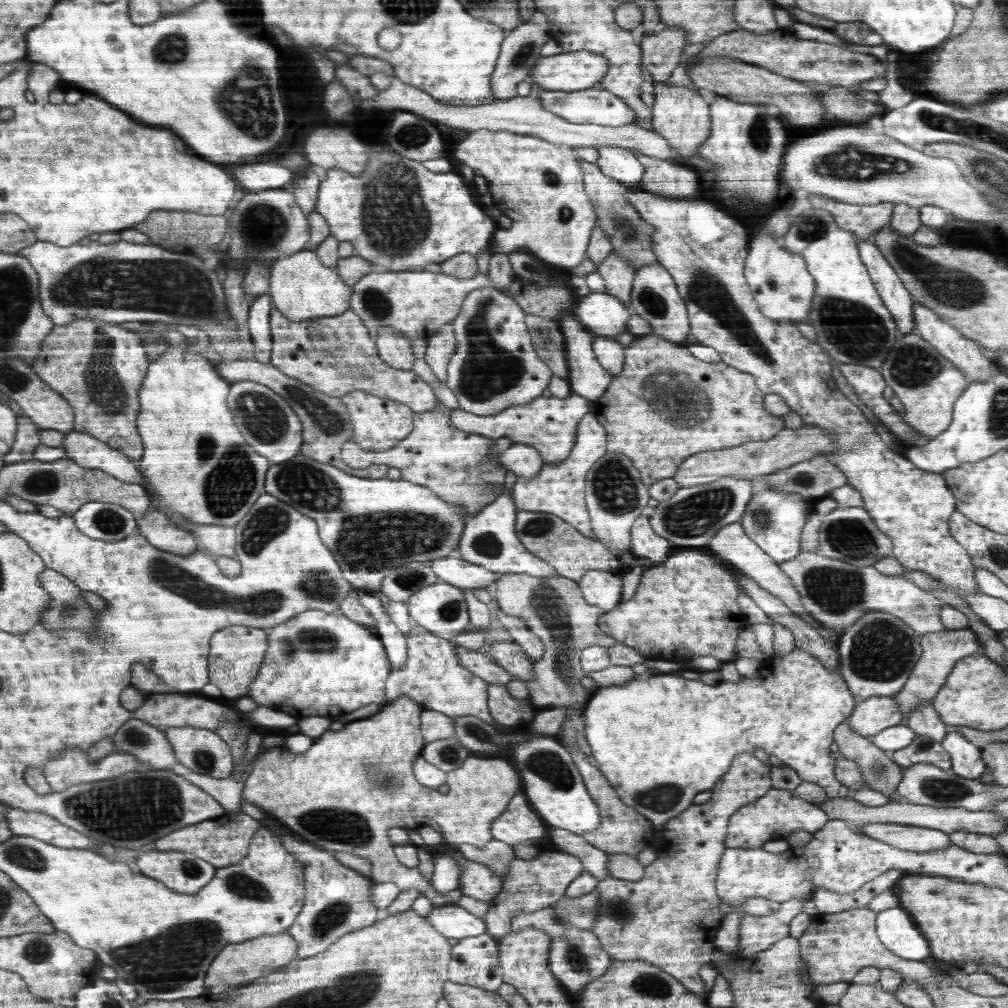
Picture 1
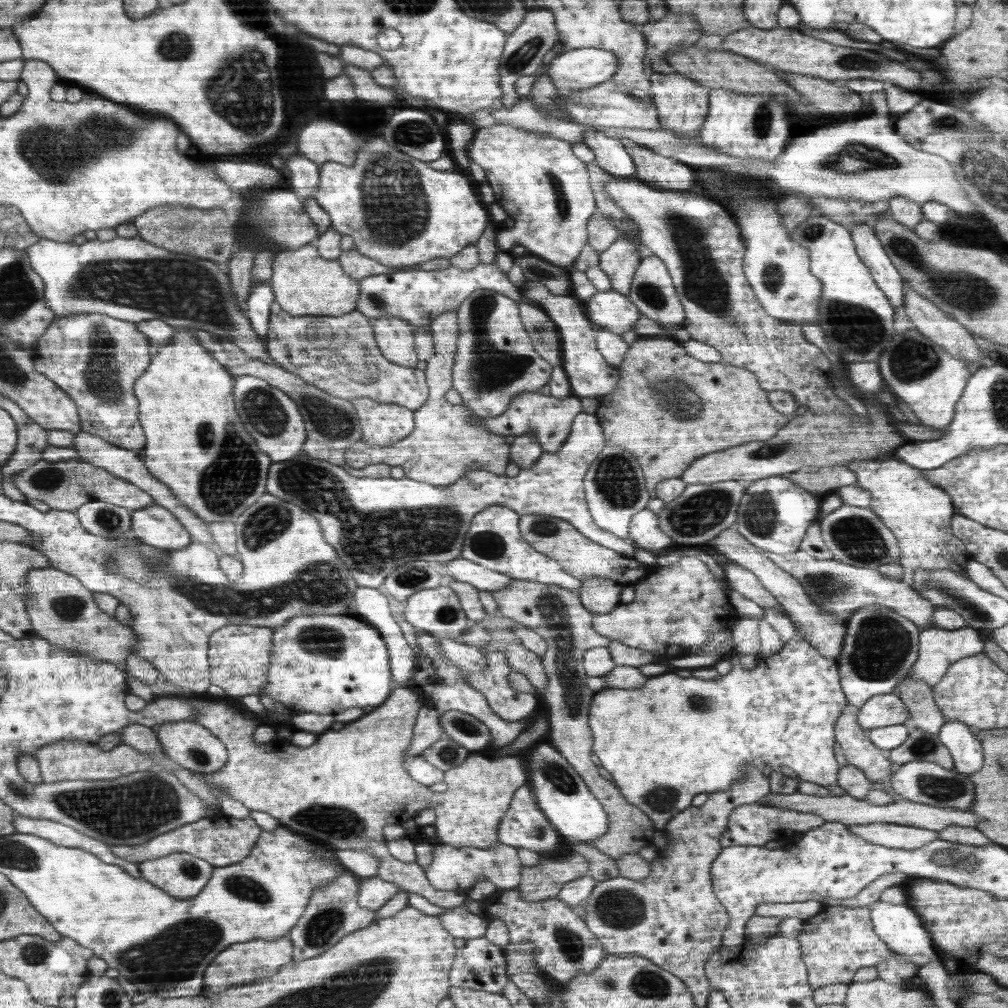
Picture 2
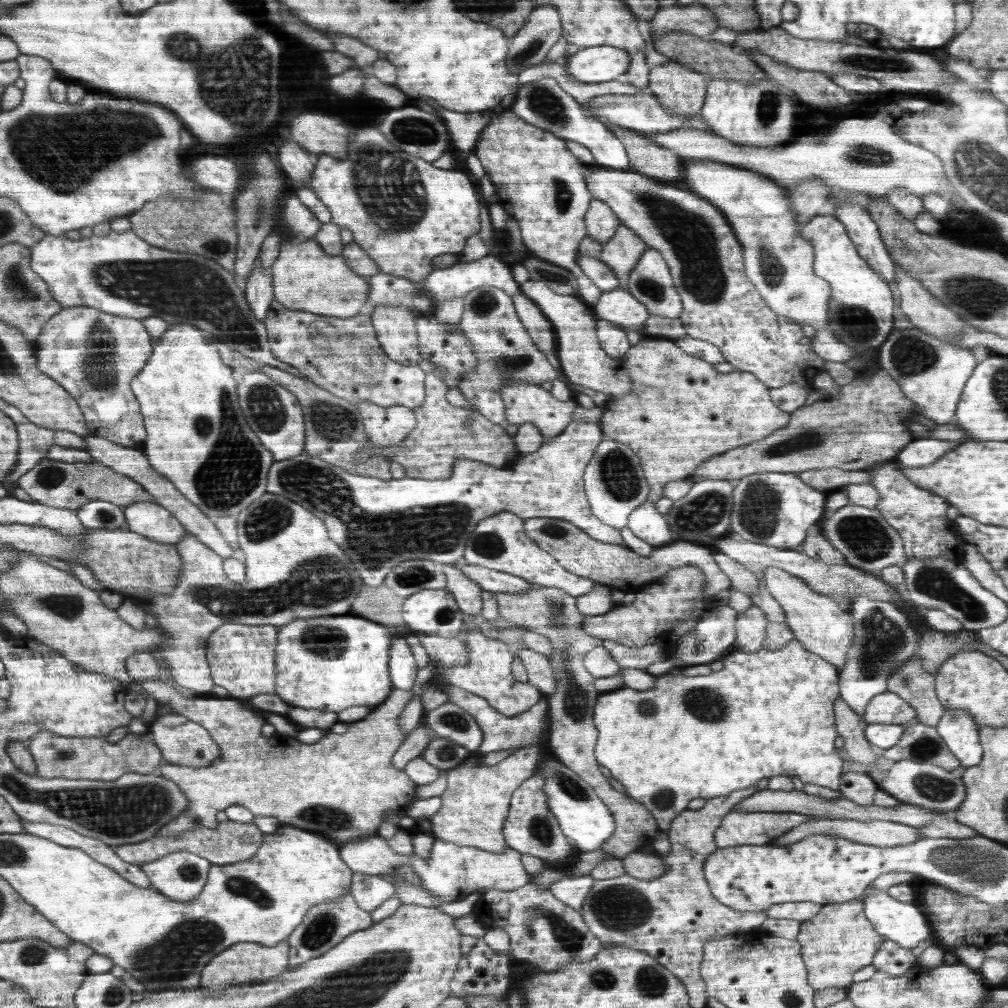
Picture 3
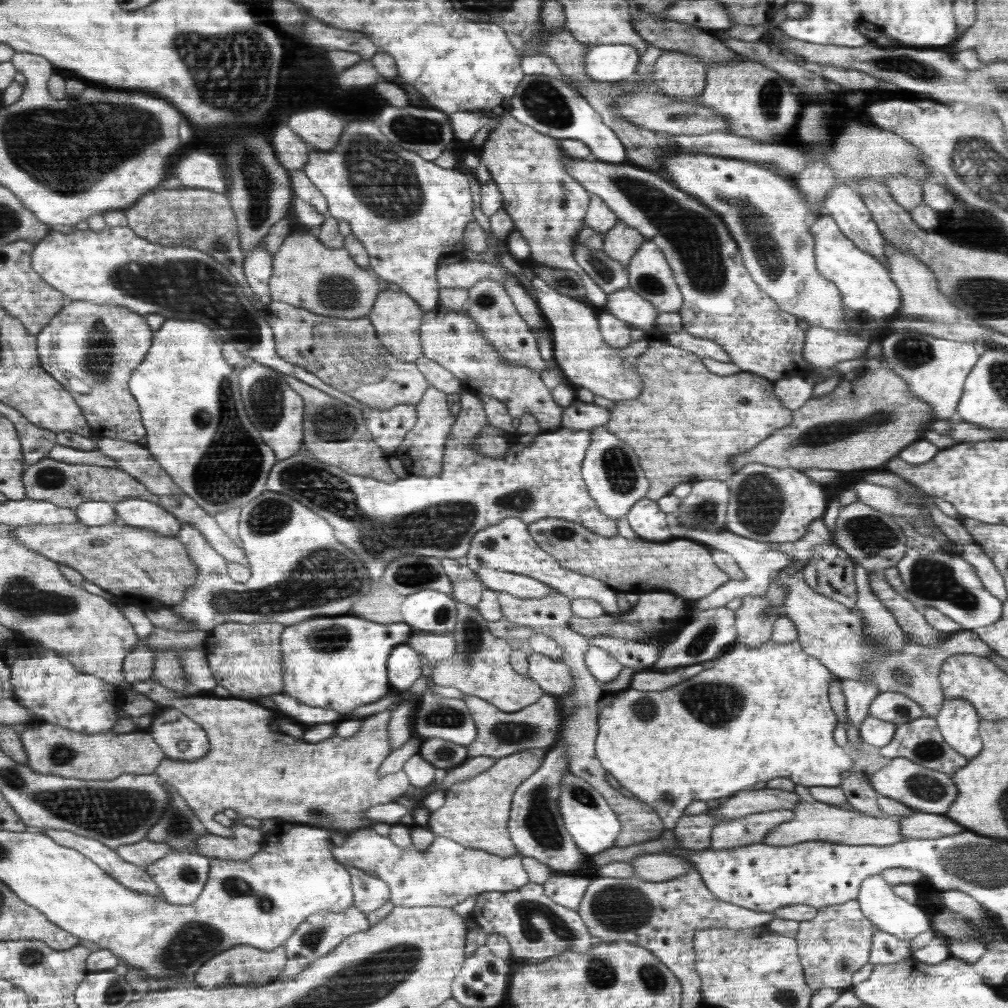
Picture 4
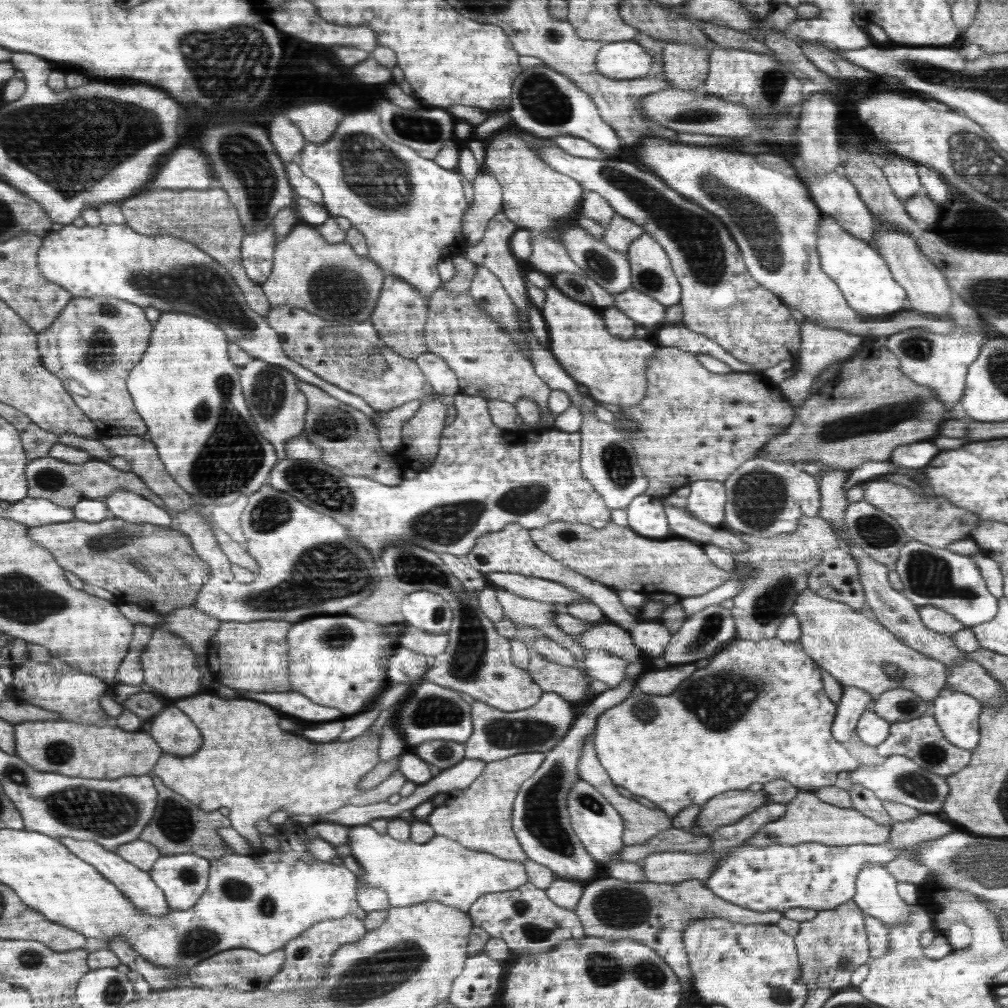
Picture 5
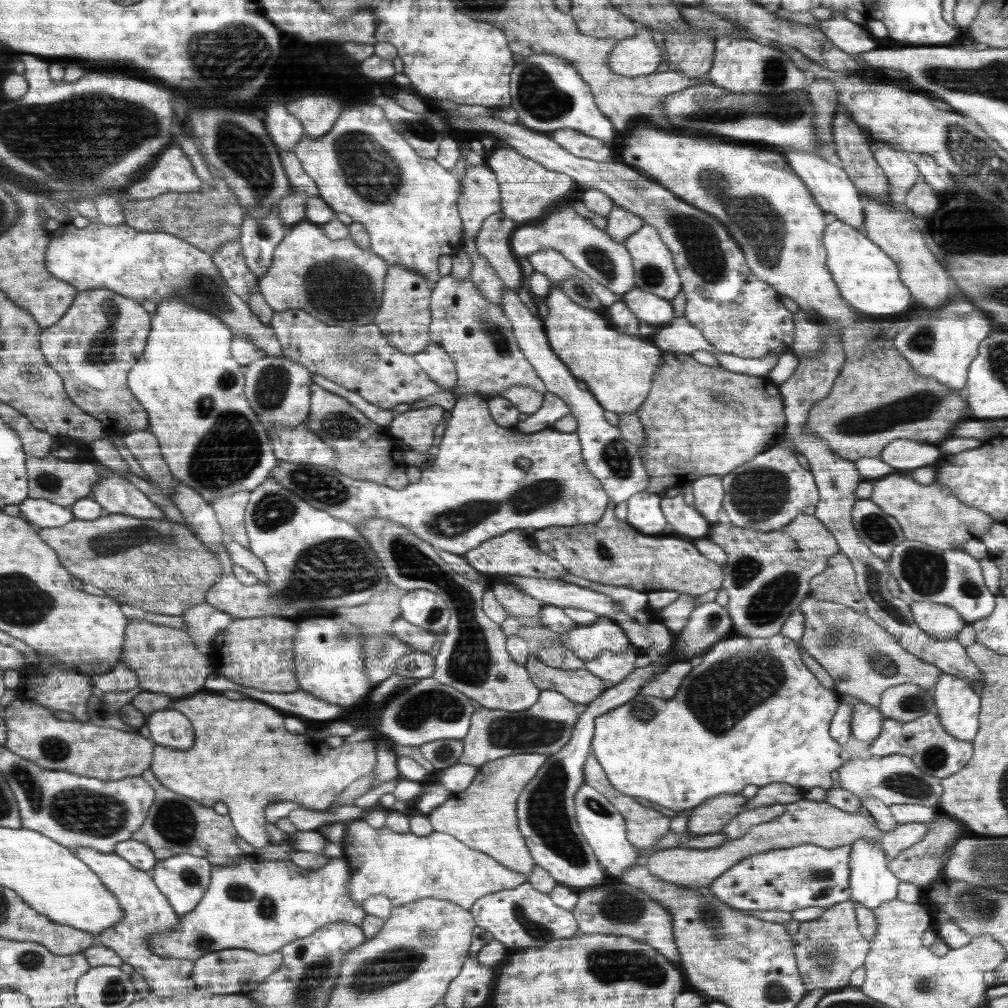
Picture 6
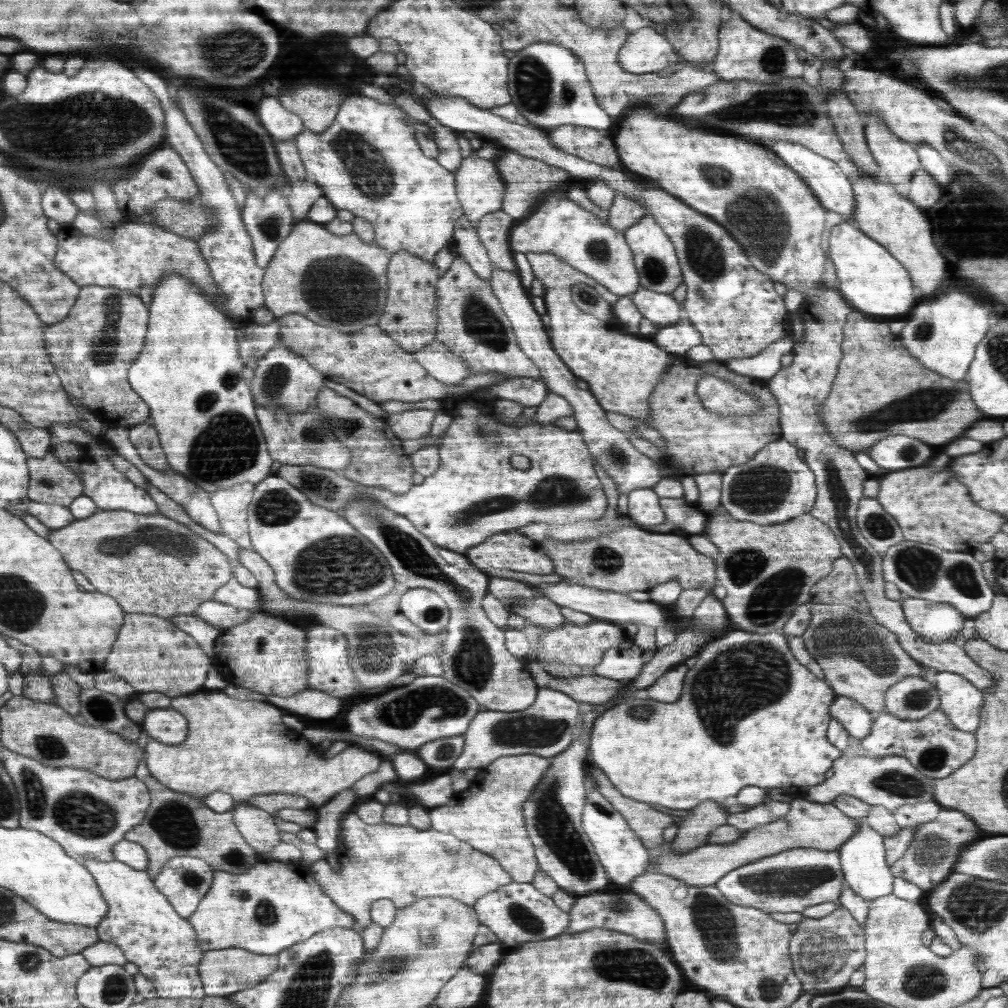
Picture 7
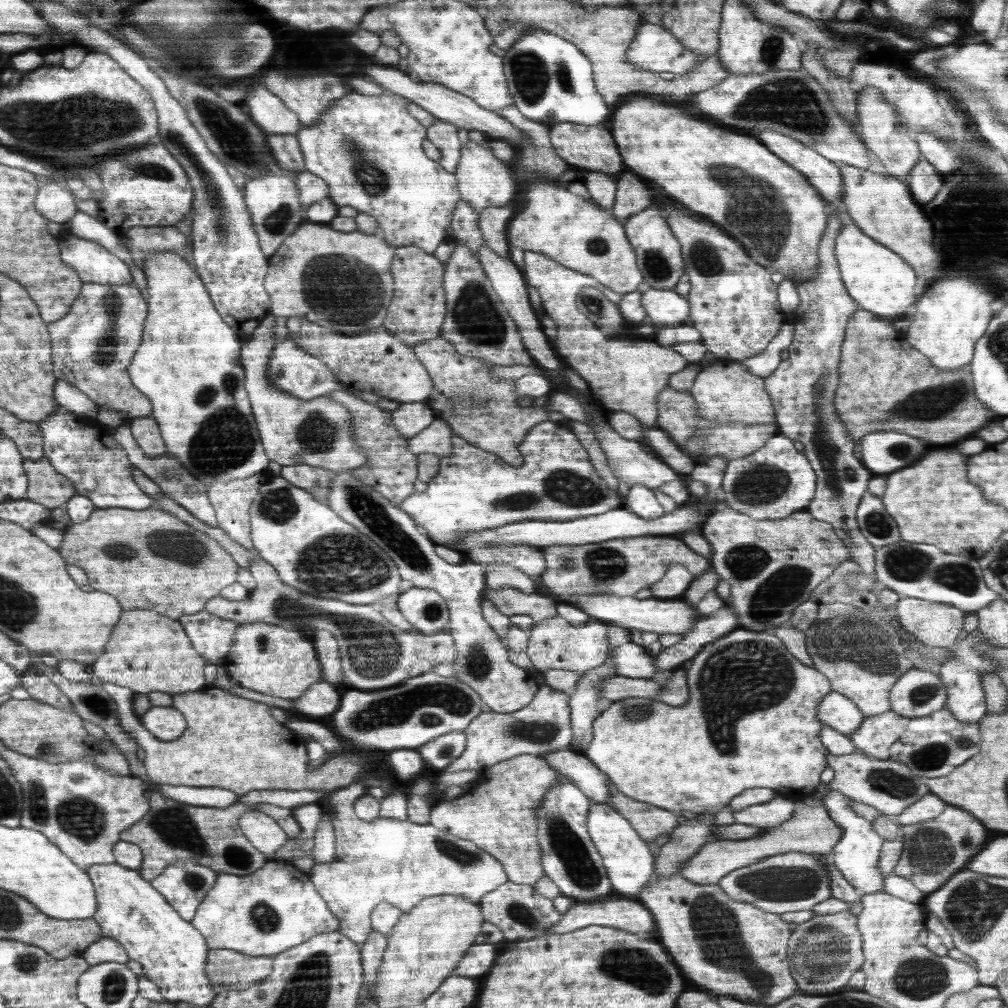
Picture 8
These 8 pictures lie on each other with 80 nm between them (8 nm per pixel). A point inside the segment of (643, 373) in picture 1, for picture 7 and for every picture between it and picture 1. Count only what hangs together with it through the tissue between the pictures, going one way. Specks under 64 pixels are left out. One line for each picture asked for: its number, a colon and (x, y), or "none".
2: (668, 409)
3: (680, 412)
4: (687, 424)
5: (693, 424)
6: (697, 420)
7: (696, 440)

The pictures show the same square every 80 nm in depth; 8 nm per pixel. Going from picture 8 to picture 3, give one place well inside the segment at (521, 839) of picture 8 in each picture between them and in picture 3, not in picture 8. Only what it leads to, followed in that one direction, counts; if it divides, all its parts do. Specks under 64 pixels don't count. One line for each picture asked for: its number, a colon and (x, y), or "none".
3: (477, 801)
4: (476, 812)
5: (480, 817)
6: (484, 817)
7: (489, 816)

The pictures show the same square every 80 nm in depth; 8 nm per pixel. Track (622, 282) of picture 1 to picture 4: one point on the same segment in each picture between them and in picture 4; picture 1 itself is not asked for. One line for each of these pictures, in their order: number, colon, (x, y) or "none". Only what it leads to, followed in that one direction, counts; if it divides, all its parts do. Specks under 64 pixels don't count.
2: (619, 261)
3: (622, 250)
4: (621, 242)

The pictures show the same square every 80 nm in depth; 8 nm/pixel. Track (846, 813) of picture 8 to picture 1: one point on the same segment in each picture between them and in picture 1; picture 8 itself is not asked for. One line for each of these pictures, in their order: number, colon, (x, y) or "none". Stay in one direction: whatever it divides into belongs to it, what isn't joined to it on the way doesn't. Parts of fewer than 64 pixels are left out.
1: (894, 927)
2: (898, 926)
3: (903, 923)
4: (877, 901)
5: (876, 895)
6: (872, 883)
7: (863, 858)

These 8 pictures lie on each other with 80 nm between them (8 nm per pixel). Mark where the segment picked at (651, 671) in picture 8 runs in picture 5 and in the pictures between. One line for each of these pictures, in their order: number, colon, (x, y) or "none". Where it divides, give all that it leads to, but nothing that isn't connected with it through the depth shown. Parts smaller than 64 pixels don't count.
5: (599, 664)
6: (615, 666)
7: (623, 661)

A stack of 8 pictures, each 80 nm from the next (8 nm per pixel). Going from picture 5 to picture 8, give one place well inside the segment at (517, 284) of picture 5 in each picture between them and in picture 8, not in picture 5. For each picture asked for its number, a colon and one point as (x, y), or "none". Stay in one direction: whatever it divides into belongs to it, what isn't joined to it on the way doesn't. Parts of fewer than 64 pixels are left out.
6: (494, 240)
7: (494, 230)
8: (494, 221)

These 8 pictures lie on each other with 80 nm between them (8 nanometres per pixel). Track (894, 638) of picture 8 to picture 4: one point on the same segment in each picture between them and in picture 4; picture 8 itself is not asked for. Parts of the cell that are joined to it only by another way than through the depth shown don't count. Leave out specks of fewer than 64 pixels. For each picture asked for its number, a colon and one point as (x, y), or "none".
4: (833, 633)
5: (849, 644)
6: (863, 659)
7: (861, 659)

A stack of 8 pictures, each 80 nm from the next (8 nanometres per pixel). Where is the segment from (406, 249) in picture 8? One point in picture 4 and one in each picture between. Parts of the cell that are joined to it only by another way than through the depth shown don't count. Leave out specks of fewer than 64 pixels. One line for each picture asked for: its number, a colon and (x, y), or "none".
4: (396, 318)
5: (401, 315)
6: (404, 316)
7: (410, 316)

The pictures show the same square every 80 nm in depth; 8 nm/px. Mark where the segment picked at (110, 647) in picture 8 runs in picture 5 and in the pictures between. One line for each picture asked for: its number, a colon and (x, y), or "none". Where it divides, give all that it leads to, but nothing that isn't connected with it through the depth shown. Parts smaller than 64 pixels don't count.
5: (169, 666)
6: (166, 660)
7: (152, 655)

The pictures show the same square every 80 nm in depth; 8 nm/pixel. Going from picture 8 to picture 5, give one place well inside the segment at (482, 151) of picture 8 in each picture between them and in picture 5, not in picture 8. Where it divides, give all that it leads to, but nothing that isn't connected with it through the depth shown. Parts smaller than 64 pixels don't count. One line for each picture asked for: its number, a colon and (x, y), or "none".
5: (488, 194)
6: (482, 197)
7: (481, 187)

